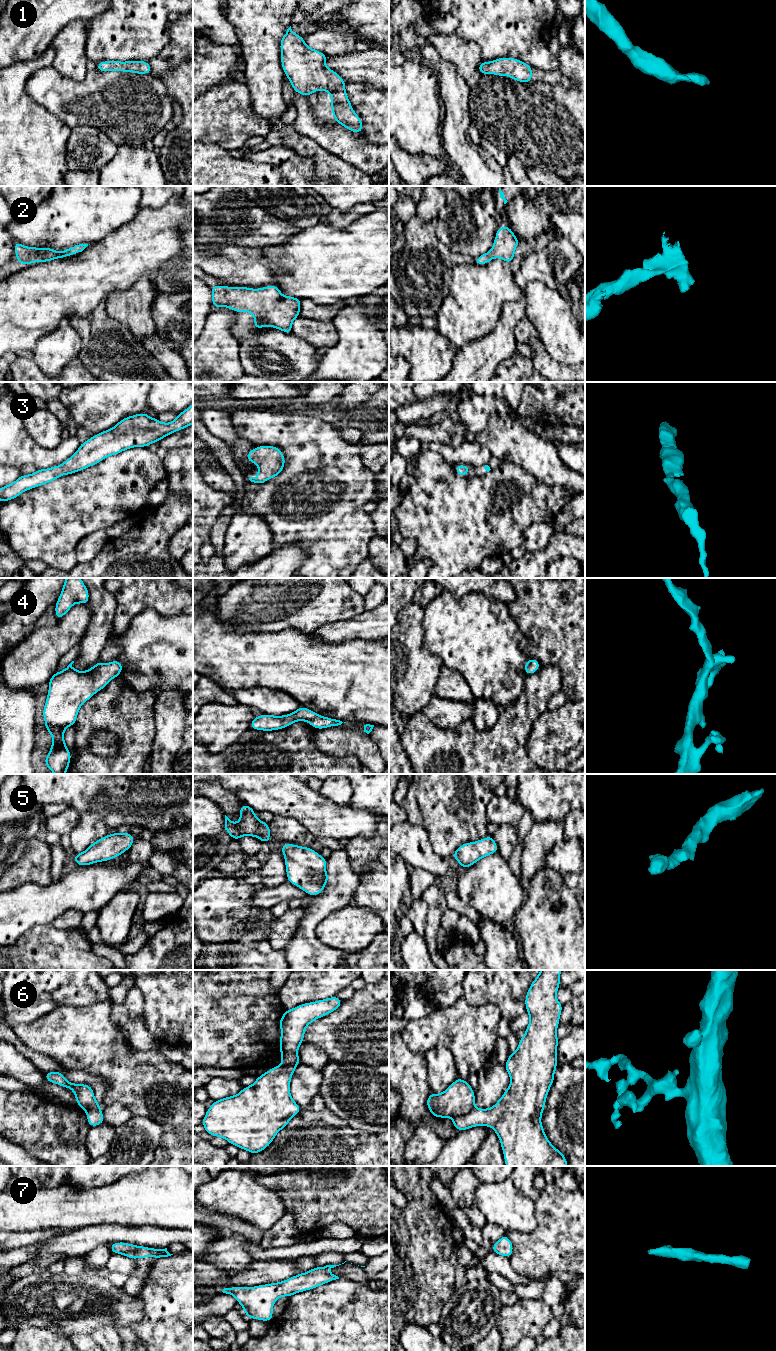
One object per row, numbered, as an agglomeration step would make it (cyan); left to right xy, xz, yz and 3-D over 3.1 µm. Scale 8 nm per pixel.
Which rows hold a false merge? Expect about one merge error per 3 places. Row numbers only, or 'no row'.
6

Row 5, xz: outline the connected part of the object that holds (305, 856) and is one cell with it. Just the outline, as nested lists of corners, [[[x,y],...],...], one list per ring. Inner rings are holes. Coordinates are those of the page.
[[[282,844],[280,848],[285,858],[287,881],[307,895],[319,895],[330,878],[325,870],[327,858],[310,847],[296,844]]]

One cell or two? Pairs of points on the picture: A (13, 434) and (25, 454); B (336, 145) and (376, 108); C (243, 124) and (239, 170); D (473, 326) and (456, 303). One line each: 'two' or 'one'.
A: one
B: two
C: two
D: one

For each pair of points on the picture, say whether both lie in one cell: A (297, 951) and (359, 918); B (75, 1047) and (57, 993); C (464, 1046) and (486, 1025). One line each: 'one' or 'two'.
A: two
B: two
C: one

